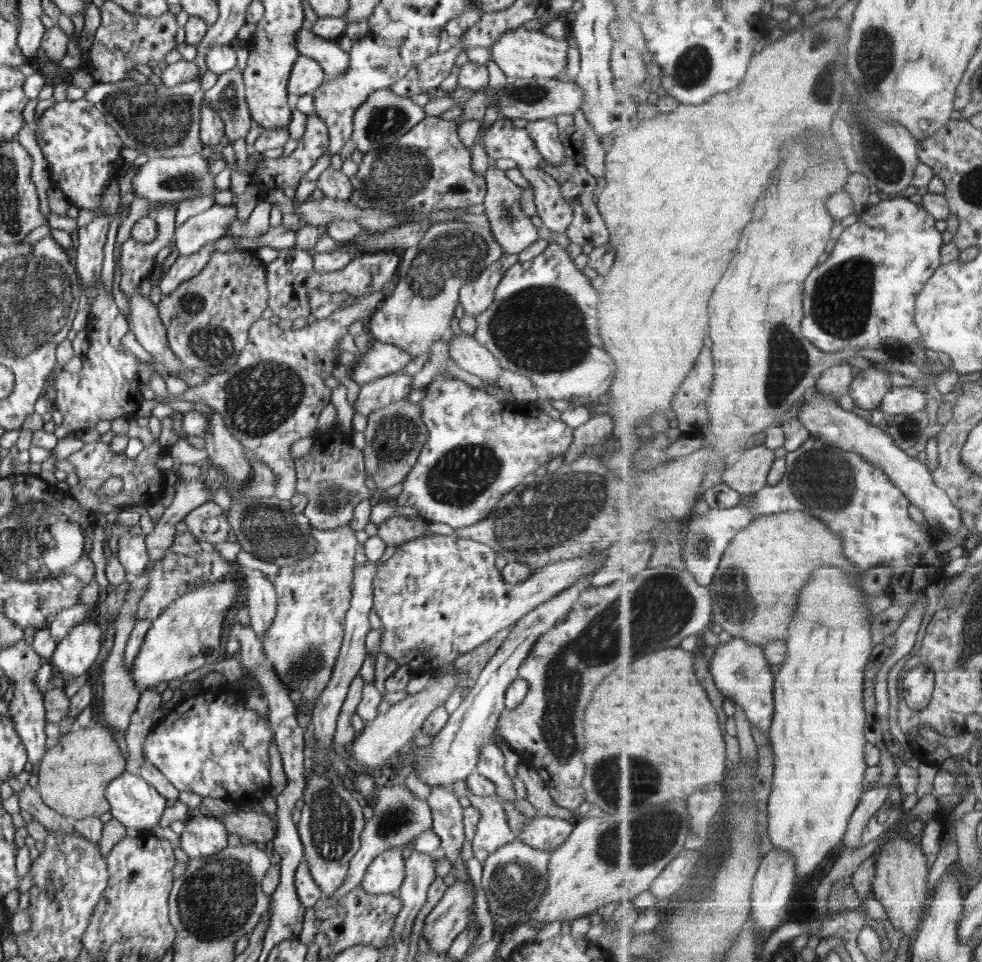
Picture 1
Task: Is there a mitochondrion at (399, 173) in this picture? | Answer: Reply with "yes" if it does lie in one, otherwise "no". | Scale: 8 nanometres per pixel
yes

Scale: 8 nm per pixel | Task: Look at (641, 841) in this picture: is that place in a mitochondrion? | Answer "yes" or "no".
yes

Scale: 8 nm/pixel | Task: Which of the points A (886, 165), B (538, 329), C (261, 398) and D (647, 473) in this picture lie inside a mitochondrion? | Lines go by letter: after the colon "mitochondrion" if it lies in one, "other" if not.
A: mitochondrion
B: mitochondrion
C: mitochondrion
D: other

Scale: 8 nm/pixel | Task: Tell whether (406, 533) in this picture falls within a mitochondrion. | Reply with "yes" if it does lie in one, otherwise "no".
no

